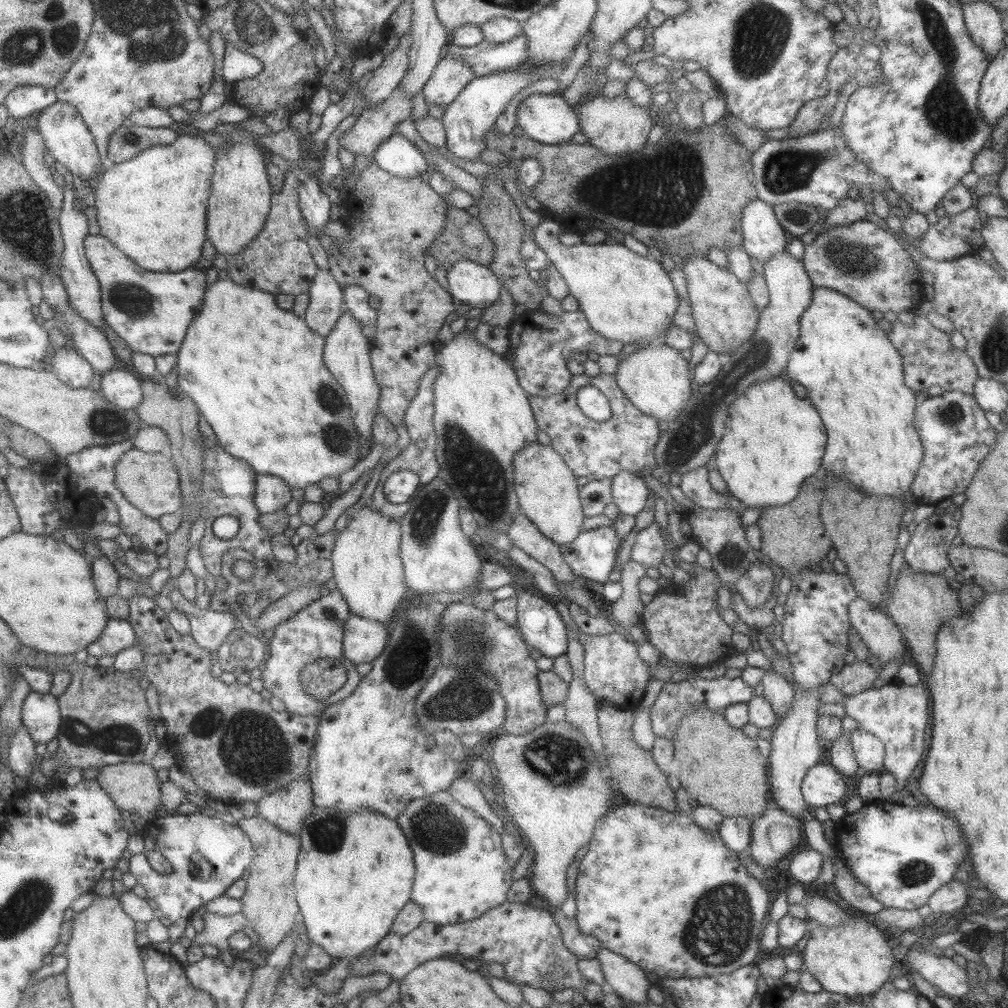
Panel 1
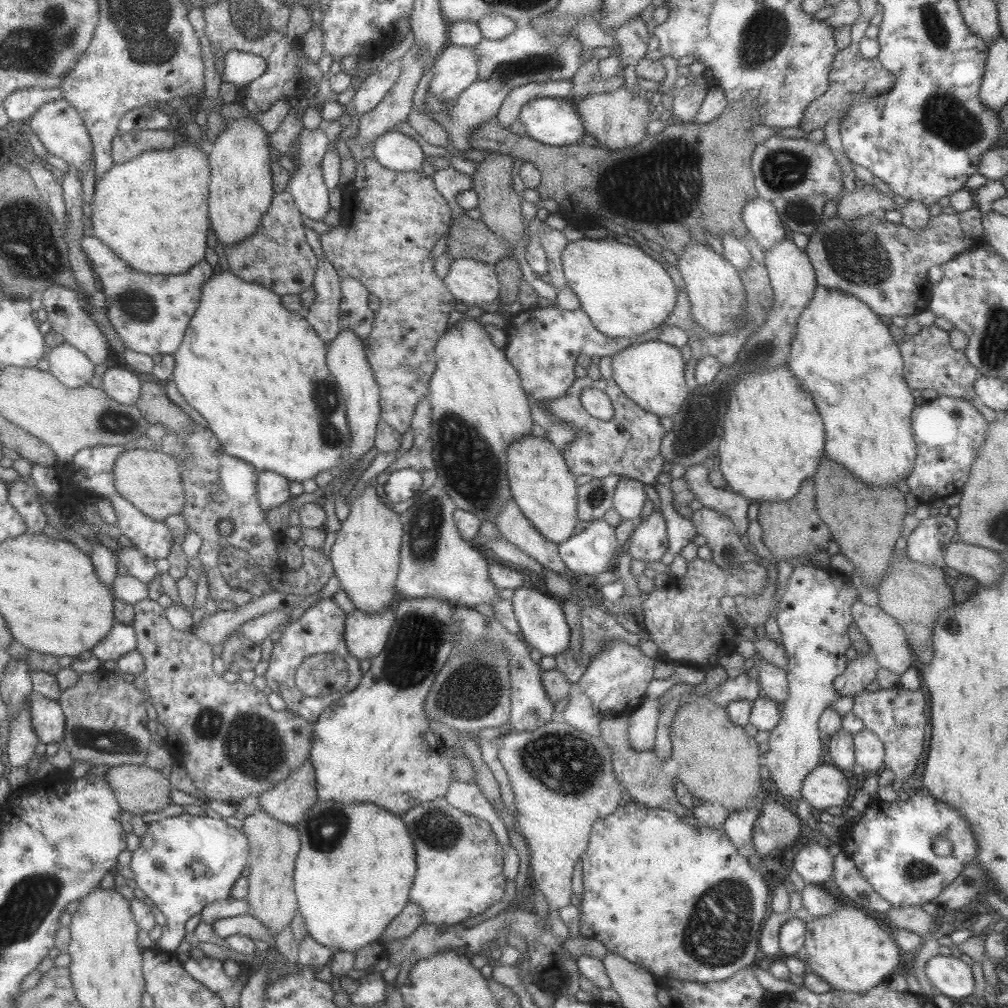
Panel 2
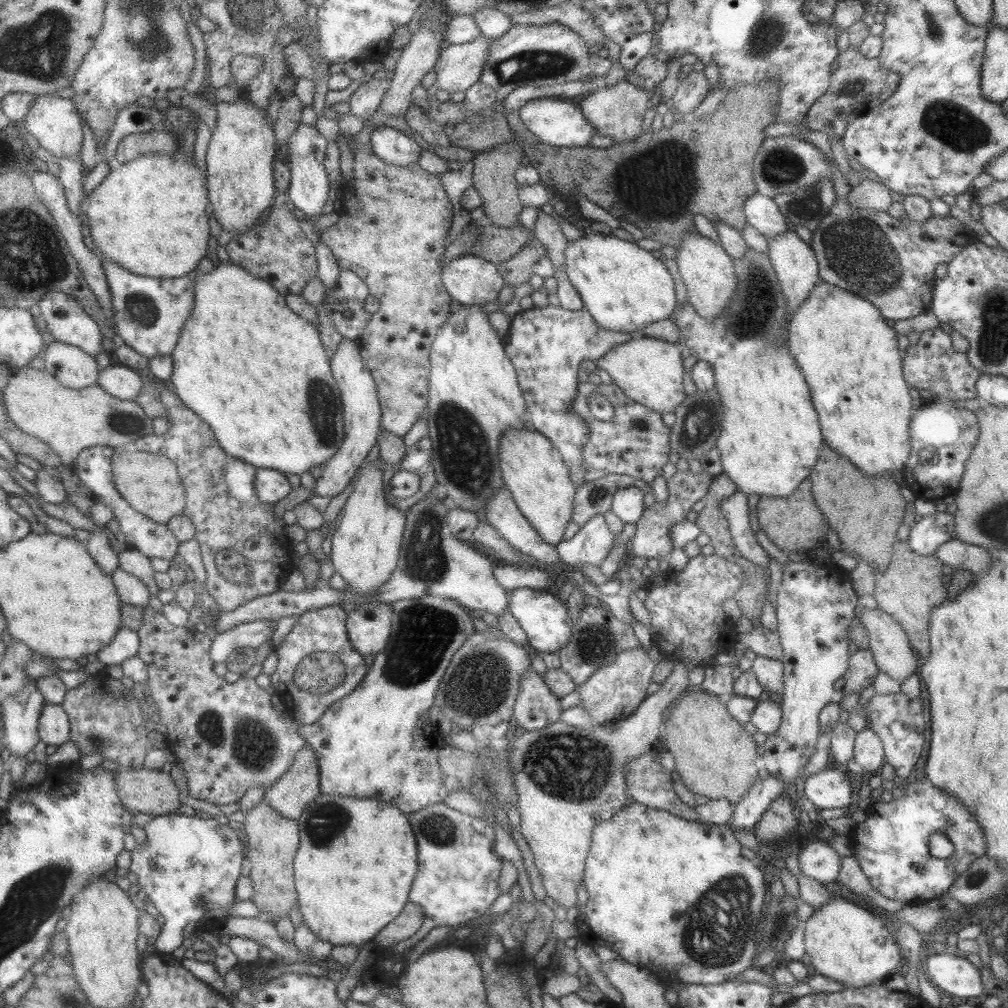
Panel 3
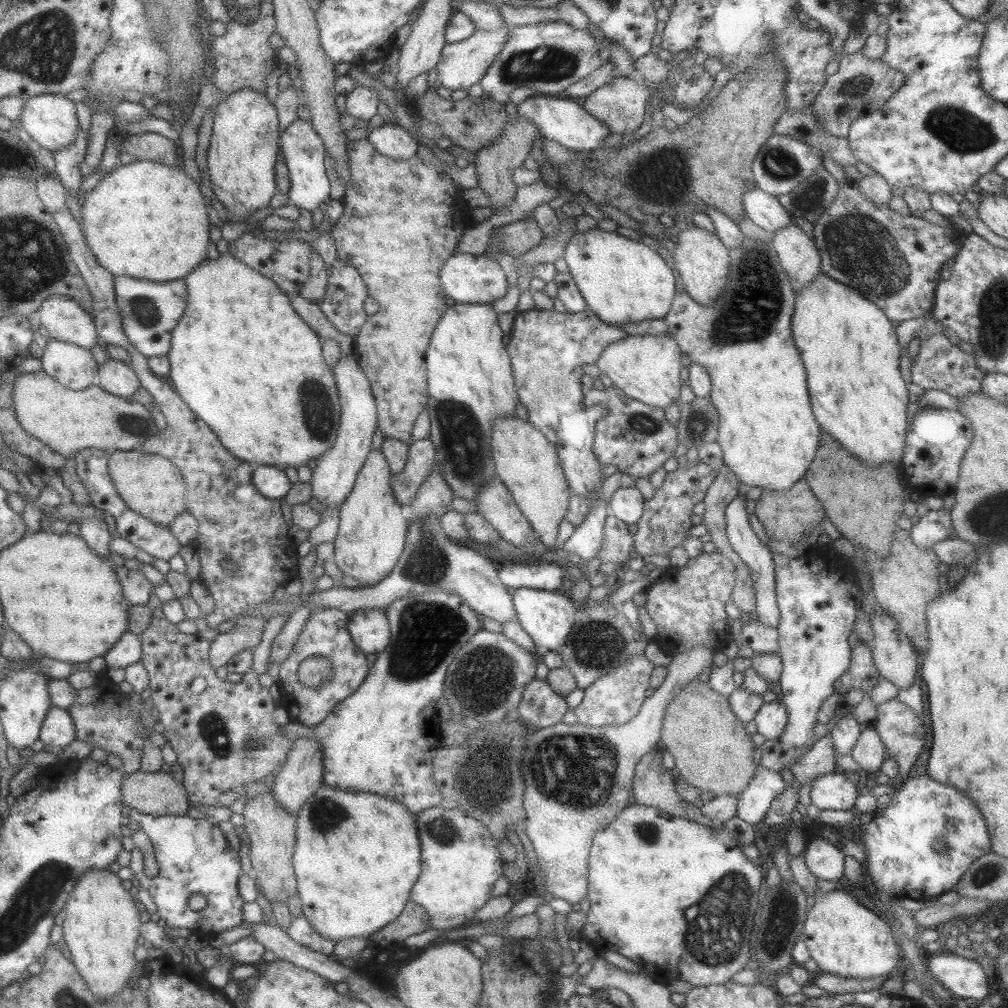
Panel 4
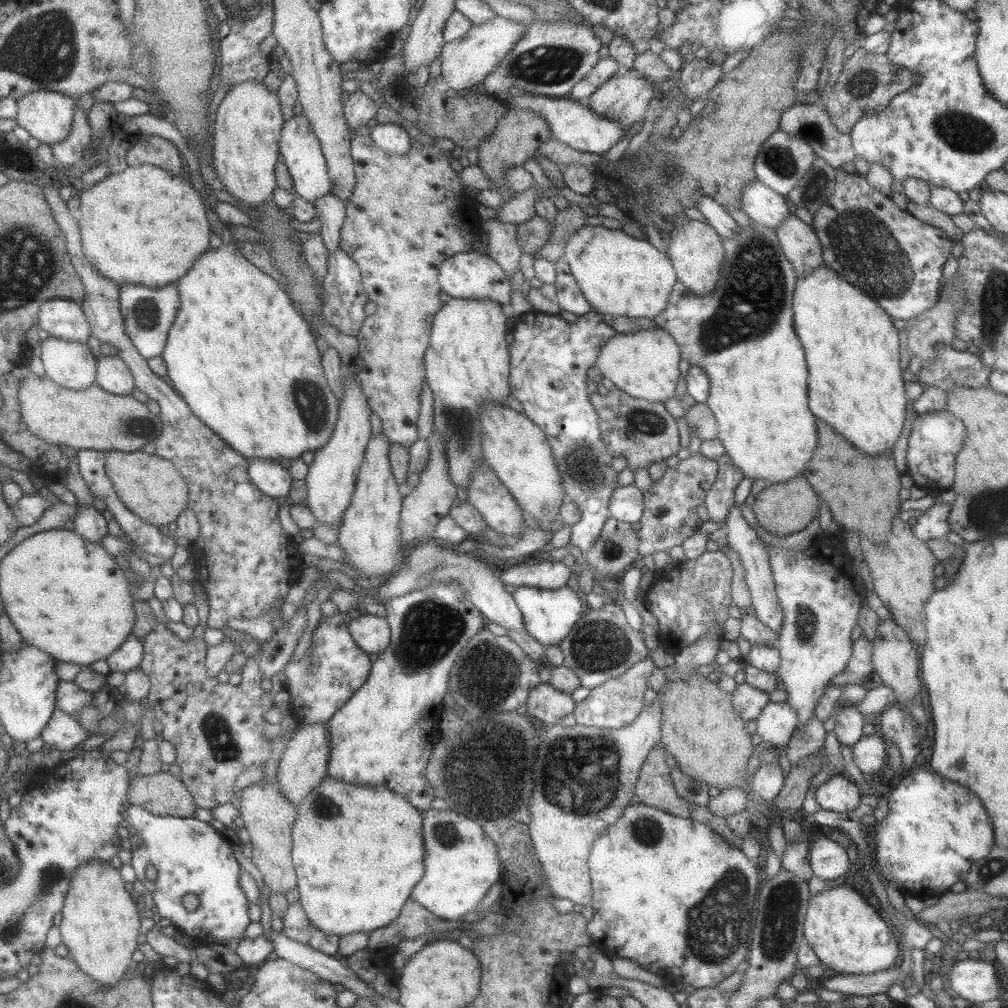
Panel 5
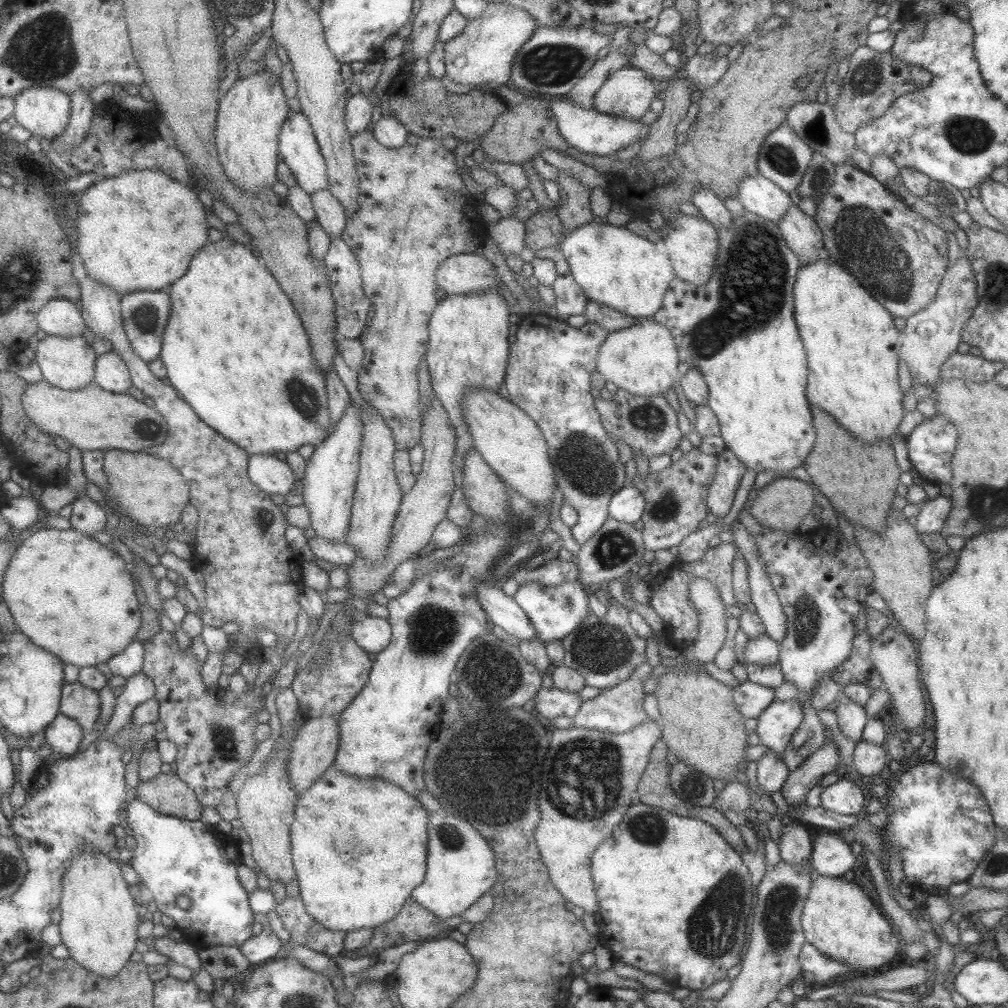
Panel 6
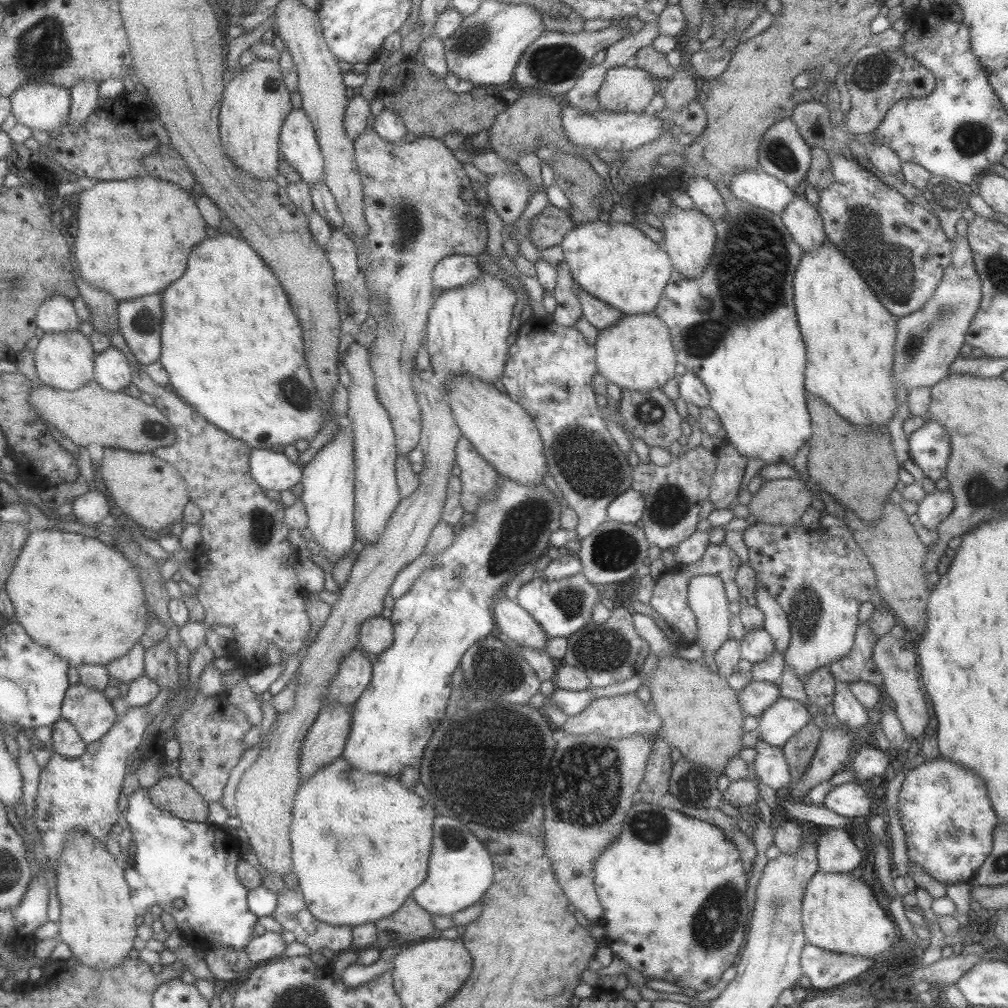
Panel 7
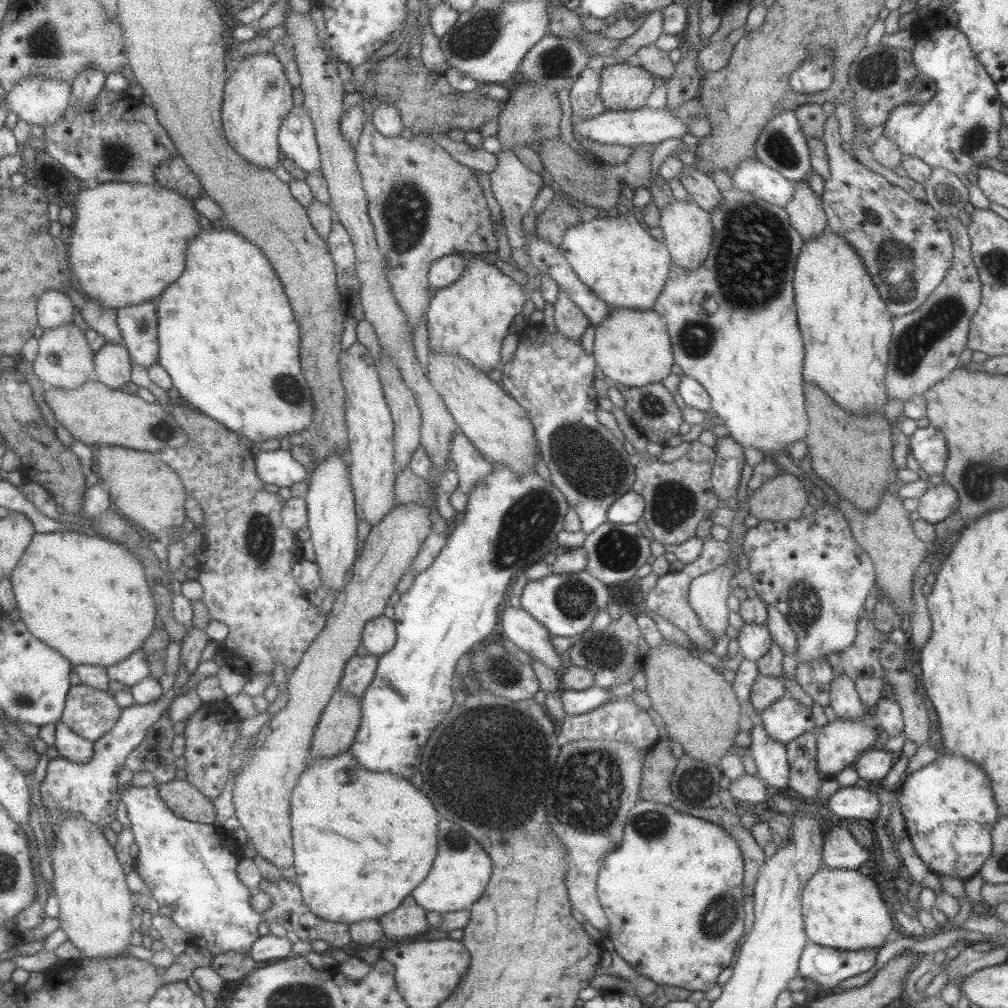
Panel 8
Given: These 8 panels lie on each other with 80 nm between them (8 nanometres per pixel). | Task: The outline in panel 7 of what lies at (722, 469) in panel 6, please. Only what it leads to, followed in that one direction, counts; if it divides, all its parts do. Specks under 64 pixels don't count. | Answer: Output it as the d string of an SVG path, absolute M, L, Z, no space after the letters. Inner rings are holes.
M725 438L715 449L717 458L708 499L714 509L730 508L735 502L739 484L744 476L746 458Z

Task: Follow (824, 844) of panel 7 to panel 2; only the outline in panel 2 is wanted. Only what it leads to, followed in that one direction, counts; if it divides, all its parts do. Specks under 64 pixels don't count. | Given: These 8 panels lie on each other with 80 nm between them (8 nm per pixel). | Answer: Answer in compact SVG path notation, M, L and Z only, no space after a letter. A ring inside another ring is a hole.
M809 842L795 854L792 868L804 884L830 884L833 876L832 855L833 850Z

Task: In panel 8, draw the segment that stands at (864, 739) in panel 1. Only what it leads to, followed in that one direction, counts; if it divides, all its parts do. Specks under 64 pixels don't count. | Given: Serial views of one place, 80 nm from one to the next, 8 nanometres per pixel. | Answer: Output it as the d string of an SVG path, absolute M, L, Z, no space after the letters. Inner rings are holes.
M876 746L875 748L864 750L855 762L857 774L865 780L875 780L881 784L881 780L891 768L897 754L887 752Z

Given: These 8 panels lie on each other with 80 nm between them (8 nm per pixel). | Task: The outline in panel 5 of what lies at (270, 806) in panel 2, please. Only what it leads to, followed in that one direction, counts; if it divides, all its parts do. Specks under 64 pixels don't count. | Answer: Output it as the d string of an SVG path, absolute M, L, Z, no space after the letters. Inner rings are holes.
M299 722L294 735L286 742L276 771L278 789L291 805L298 806L305 796L326 777L329 747L331 746L328 744L328 734L323 722L317 724Z

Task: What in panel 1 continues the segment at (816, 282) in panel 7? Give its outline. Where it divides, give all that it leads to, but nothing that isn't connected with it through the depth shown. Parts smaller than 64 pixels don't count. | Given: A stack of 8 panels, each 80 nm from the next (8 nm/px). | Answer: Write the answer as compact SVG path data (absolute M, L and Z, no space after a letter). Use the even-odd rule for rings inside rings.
M814 286L809 306L800 316L799 335L790 353L785 374L807 391L809 403L819 412L826 432L826 447L815 478L833 475L835 479L846 480L869 496L908 500L911 483L924 453L914 425L919 400L904 384L901 356L870 313L846 295Z

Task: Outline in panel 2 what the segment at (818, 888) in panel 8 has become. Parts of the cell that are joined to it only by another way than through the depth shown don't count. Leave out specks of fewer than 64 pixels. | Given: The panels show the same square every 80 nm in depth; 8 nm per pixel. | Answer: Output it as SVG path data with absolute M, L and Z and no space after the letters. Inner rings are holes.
M840 906L833 914L805 921L804 946L807 958L804 960L811 973L824 980L832 990L863 993L891 977L893 968L899 962L900 949L895 945L892 933L881 929L877 920L864 914L859 908Z

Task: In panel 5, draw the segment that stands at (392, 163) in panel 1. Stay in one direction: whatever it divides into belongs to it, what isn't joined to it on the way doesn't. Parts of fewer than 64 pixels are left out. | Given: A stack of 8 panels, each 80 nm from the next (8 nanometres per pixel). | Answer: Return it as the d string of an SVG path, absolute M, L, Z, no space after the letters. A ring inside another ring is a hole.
M377 123L368 135L377 148L389 154L408 154L411 140L407 132L395 123Z

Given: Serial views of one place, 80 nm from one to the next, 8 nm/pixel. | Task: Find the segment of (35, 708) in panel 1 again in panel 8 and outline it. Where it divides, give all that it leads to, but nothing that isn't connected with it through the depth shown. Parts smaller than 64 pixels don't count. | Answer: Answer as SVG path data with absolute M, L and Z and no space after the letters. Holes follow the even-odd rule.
M61 722L55 726L54 746L59 756L73 762L87 762L92 753L92 742L81 738Z

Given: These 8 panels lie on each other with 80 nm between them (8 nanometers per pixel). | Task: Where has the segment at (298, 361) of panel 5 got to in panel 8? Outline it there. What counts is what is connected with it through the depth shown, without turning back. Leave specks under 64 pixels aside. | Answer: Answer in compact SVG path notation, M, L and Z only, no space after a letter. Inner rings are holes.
M221 229L201 230L191 241L188 241L185 255L185 270L179 278L175 279L163 292L155 299L157 313L157 342L158 342L158 362L165 372L170 376L173 394L190 408L194 408L202 415L208 416L222 424L227 430L237 433L245 440L250 440L253 444L288 437L291 433L301 433L302 430L312 426L312 415L314 414L314 402L311 400L311 392L307 381L299 368L299 348L300 332L299 323L295 321L288 296L284 292L281 281L274 273L272 266L266 256L246 238L239 233Z

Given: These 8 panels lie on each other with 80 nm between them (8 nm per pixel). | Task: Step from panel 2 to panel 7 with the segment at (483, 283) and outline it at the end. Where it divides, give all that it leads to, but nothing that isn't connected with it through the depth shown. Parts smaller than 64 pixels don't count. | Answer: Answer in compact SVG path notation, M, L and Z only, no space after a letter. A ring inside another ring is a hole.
M450 254L442 258L432 272L432 283L443 290L459 288L475 282L482 274L476 256Z

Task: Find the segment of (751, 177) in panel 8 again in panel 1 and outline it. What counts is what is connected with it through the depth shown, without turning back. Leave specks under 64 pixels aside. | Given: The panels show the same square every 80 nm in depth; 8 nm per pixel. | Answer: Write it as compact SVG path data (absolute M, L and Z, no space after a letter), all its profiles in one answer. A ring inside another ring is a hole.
M757 198L743 207L740 227L740 246L750 260L761 264L782 252L790 239L790 235L776 221L772 206Z

